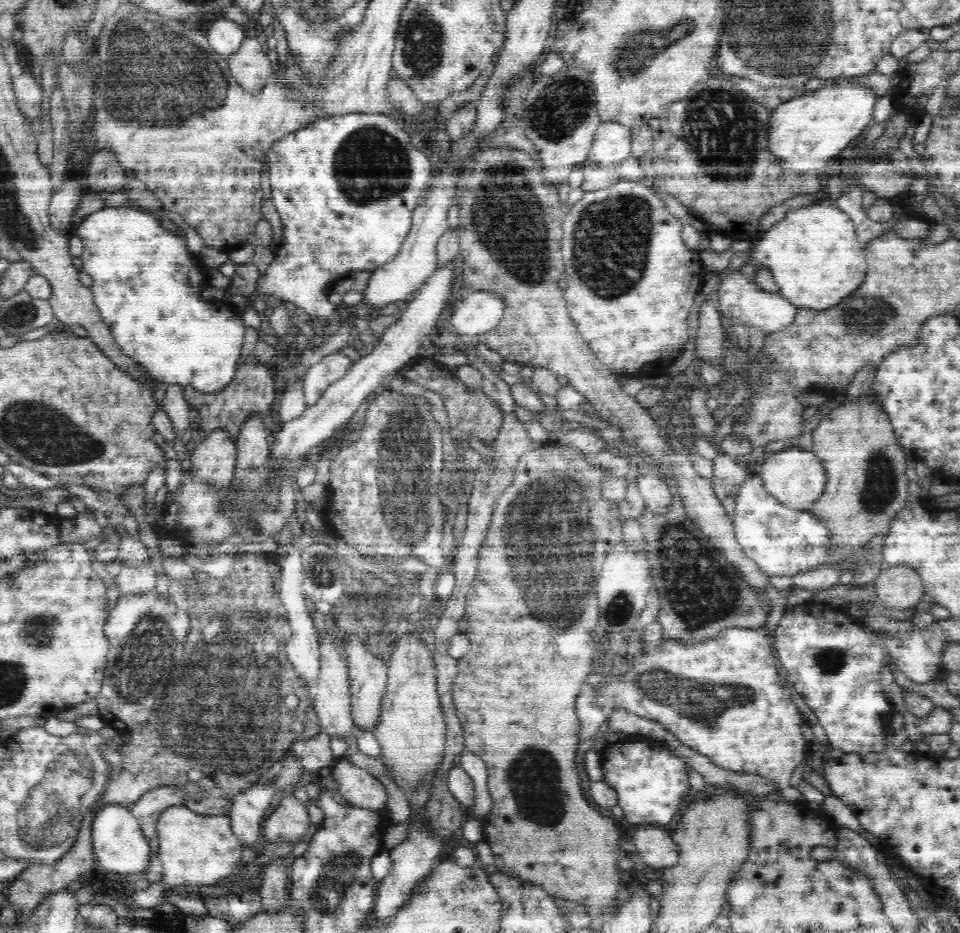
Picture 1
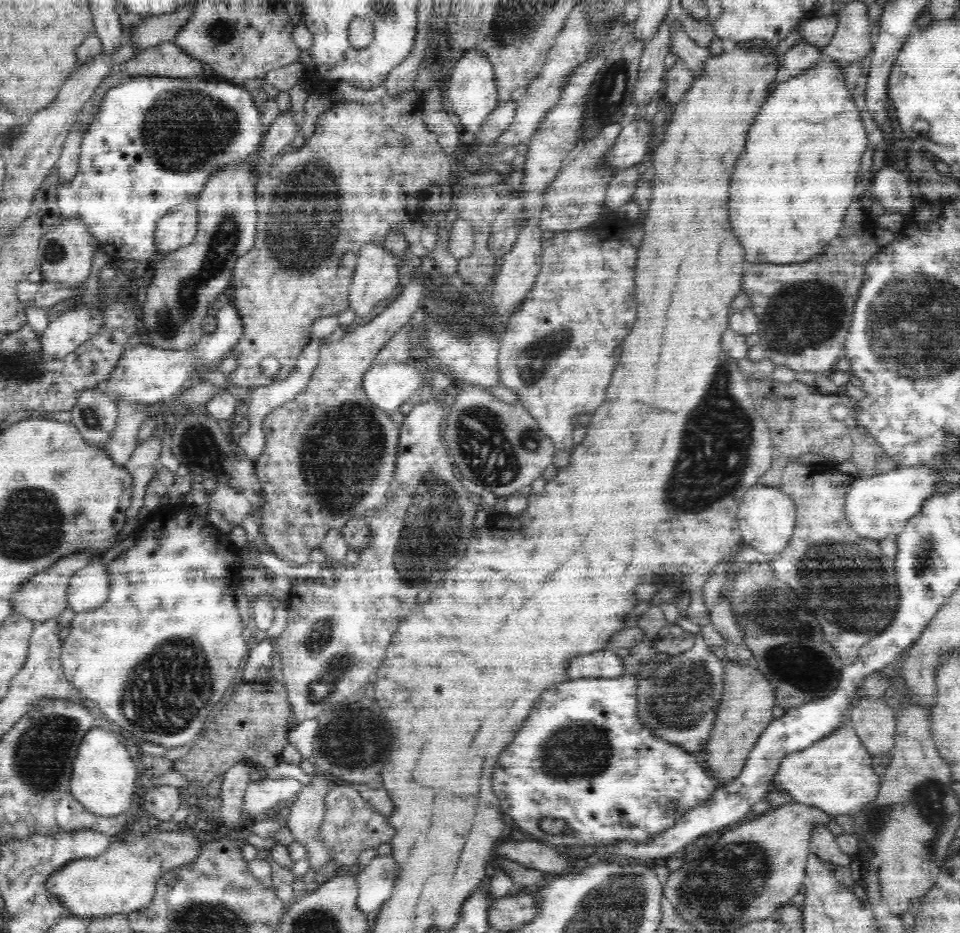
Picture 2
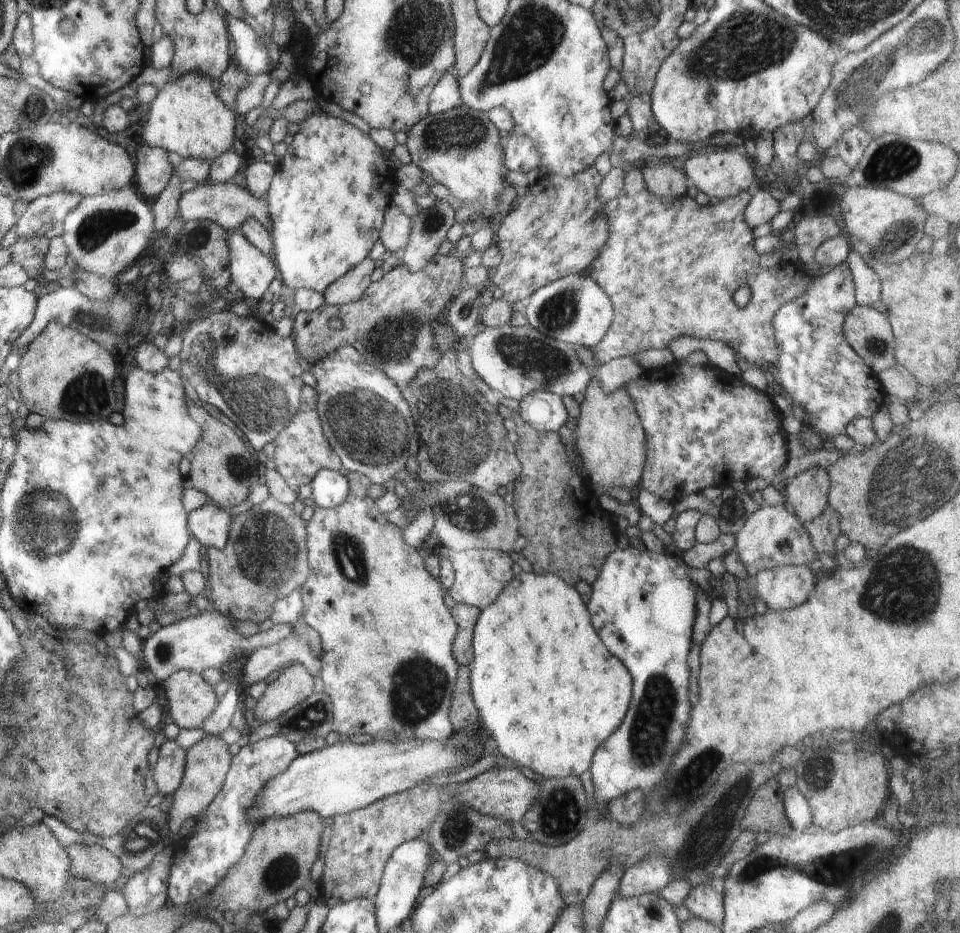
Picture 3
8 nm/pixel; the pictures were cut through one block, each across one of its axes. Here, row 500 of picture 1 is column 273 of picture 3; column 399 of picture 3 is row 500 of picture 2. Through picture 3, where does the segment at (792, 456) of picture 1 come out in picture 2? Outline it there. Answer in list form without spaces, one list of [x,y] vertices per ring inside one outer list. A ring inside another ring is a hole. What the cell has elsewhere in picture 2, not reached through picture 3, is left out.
[[[754,486],[744,494],[742,502],[738,505],[737,519],[738,528],[742,532],[741,538],[747,546],[750,544],[756,550],[774,557],[786,548],[786,544],[792,538],[797,512],[792,498],[784,494],[780,488]]]

